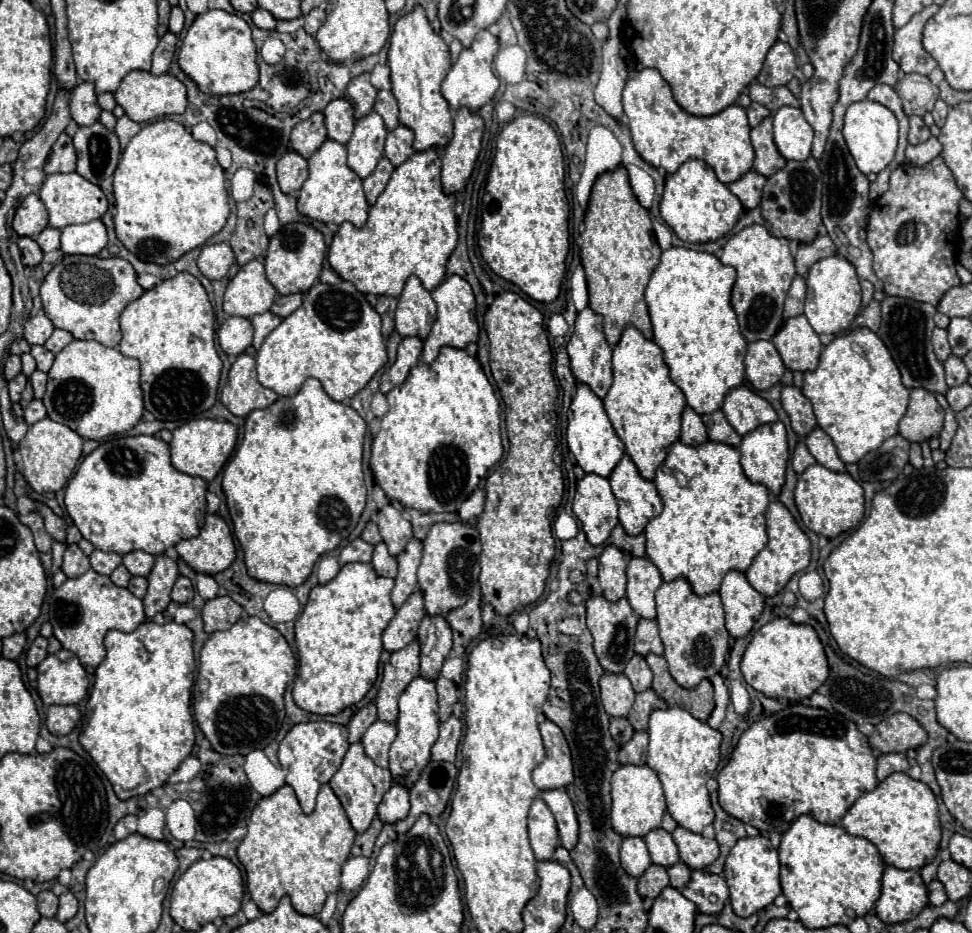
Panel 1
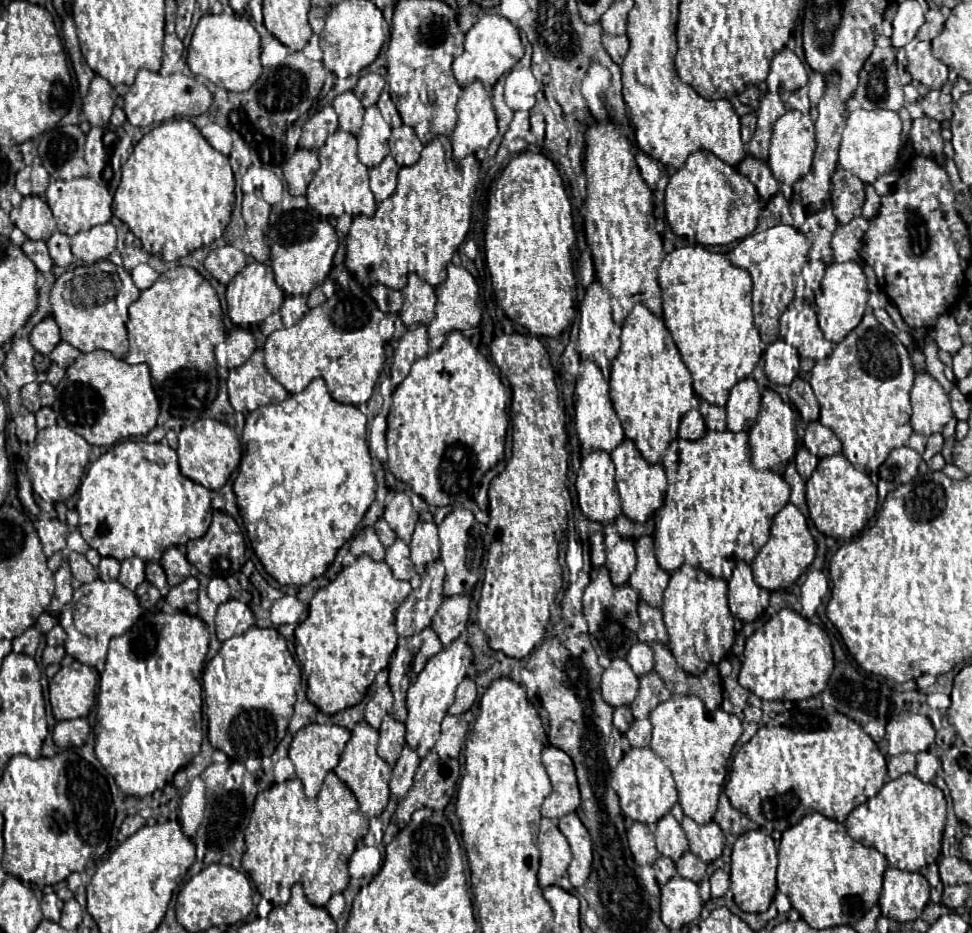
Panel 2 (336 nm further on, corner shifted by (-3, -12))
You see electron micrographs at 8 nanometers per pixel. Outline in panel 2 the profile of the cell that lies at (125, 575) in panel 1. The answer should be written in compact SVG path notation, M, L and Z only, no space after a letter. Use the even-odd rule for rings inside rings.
M131 557L131 559L121 561L119 581L121 581L127 589L135 591L137 585L145 581L145 567L147 567L147 563L145 563L143 559L139 559L139 557Z

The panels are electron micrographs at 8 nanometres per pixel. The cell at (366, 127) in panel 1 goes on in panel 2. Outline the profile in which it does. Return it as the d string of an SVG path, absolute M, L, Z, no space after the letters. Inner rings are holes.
M375 105L365 109L363 115L363 127L355 135L357 139L357 157L367 167L379 165L383 157L389 155L387 139L391 135L391 125L381 117L379 109Z

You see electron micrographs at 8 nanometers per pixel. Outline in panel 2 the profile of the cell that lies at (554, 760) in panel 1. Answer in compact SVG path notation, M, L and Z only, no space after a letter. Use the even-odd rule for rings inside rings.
M547 745L541 755L541 763L553 783L551 795L541 807L541 815L547 819L561 819L577 811L579 807L579 787L573 769L573 761L559 749Z

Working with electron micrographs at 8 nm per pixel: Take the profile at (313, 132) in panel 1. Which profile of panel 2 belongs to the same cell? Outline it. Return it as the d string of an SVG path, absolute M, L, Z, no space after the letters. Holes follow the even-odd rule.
M331 105L323 107L319 113L309 117L303 123L303 135L301 135L301 145L307 149L317 149L323 145L325 137L337 129L337 115Z

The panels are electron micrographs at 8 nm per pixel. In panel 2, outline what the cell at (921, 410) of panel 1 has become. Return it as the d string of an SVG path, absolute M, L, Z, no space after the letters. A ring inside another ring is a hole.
M917 373L911 389L911 425L921 435L939 433L953 417L947 391L929 373Z

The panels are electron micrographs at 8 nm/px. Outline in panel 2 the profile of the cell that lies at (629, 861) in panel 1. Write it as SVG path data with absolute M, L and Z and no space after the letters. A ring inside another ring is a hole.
M635 821L627 831L627 837L629 837L629 849L639 865L649 865L657 859L659 853L657 853L655 839L649 825Z

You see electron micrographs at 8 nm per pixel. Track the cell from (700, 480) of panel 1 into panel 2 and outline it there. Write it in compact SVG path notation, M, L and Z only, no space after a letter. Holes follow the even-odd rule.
M707 431L695 441L677 437L669 443L663 455L663 465L667 469L669 489L665 493L663 505L655 513L655 551L659 565L667 573L685 563L699 565L705 573L713 577L729 579L737 561L751 563L757 555L757 547L767 543L773 521L769 515L775 515L781 507L789 503L791 485L779 473L771 469L755 469L751 465L749 441L745 431Z

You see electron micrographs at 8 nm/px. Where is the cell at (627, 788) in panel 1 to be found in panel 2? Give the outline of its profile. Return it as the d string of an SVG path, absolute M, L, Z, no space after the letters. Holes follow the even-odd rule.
M631 747L623 755L619 765L613 769L611 787L619 795L623 815L647 825L655 825L677 801L677 787L669 767L649 747Z

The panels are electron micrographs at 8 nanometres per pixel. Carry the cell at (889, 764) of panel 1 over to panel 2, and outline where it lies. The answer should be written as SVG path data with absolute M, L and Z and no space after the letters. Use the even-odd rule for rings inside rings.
M899 753L895 757L887 757L887 771L889 771L889 777L895 779L903 773L915 773L915 755L913 753Z

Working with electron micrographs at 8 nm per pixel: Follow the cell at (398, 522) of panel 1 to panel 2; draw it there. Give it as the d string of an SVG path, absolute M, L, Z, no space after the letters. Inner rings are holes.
M389 491L385 499L385 521L395 529L395 533L409 543L413 527L417 521L417 511L411 505L411 499L403 491Z

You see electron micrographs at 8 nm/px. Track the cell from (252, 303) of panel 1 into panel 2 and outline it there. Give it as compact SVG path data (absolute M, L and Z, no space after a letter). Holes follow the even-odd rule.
M249 263L231 279L229 319L239 325L263 323L281 307L283 291L277 287L273 269L265 263Z

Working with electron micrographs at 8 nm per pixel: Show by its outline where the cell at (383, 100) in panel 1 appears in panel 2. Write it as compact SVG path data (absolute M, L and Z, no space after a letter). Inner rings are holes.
M387 89L381 93L381 97L379 97L379 101L377 101L377 107L379 107L381 115L391 121L391 125L397 125L397 123L399 123L399 119L395 119L395 117L397 117L397 109L395 109L395 105L393 105Z

